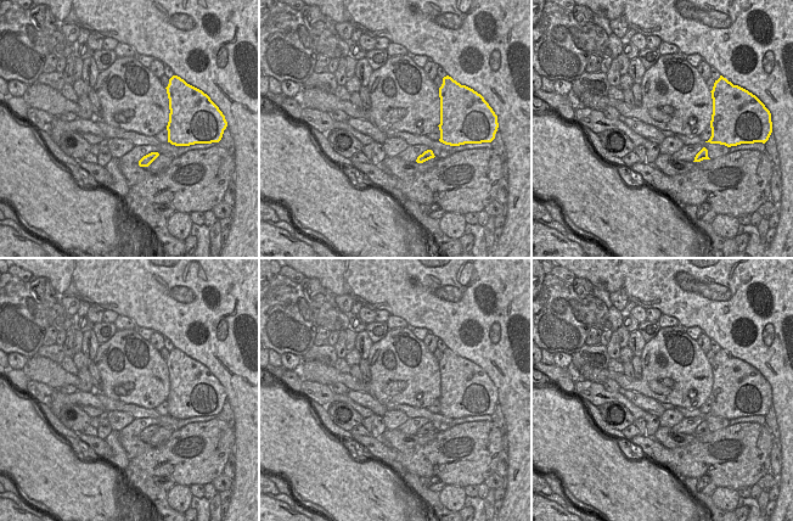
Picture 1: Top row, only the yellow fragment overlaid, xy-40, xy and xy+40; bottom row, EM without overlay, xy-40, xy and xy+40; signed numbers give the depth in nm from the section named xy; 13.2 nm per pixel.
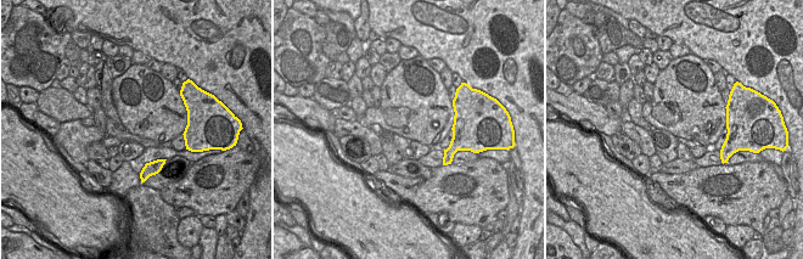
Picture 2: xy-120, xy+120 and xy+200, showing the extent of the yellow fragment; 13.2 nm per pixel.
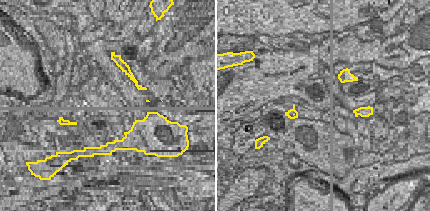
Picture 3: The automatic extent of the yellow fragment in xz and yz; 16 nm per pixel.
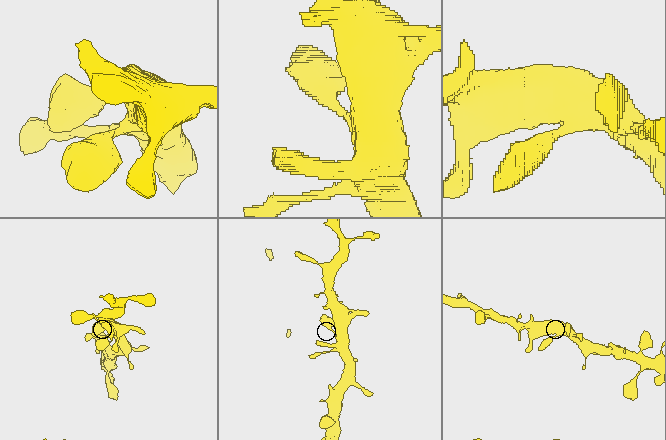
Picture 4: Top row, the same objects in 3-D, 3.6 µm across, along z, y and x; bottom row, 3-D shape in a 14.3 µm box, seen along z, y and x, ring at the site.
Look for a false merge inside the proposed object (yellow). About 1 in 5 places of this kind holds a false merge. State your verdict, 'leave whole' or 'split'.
leave whole

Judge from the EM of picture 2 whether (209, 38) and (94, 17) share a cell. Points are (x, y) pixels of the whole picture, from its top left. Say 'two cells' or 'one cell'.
one cell

